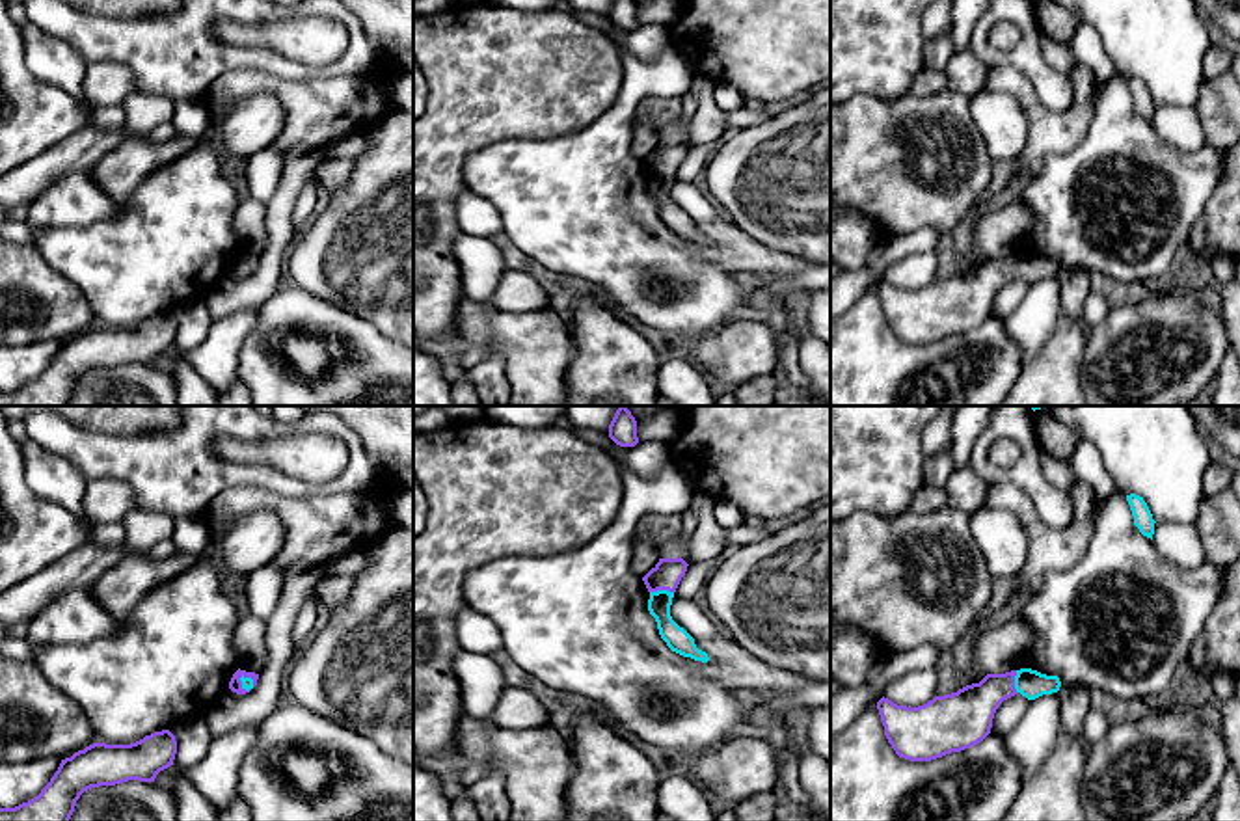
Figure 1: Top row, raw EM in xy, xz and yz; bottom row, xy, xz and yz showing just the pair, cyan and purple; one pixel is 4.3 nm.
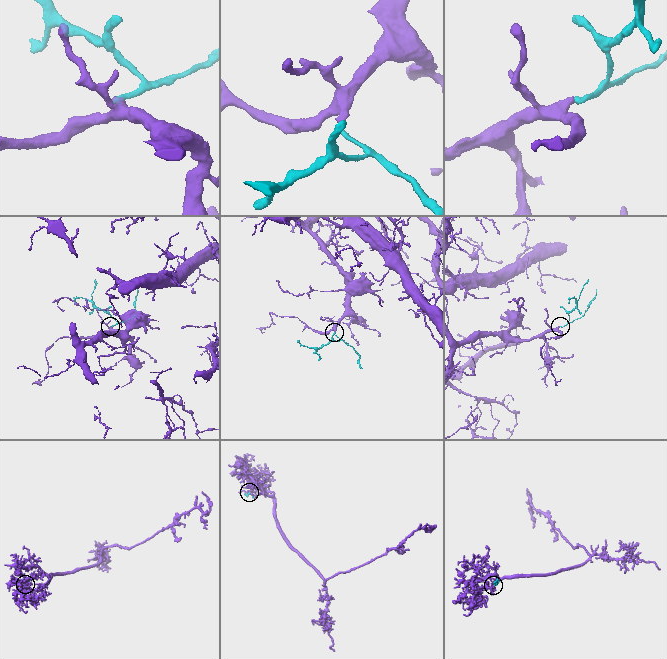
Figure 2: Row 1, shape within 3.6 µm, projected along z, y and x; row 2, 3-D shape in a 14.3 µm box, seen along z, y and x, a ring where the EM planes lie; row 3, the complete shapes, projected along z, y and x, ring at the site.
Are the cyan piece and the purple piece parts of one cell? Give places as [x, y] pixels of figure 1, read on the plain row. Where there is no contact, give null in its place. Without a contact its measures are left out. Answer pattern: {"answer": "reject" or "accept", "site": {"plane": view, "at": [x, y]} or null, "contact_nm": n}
{"answer": "accept", "site": {"plane": "xz", "at": [661, 174]}, "contact_nm": 100}

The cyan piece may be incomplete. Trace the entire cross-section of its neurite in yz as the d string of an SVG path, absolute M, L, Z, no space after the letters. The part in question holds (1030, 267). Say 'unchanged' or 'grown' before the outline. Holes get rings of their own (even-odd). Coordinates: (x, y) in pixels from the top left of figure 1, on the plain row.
grown | M1031 251L987 257L979 266L957 276L935 279L923 289L897 289L888 281L877 285L884 318L899 341L931 344L961 335L983 324L992 311L1000 287L1017 276L1028 283L1058 276L1058 259Z

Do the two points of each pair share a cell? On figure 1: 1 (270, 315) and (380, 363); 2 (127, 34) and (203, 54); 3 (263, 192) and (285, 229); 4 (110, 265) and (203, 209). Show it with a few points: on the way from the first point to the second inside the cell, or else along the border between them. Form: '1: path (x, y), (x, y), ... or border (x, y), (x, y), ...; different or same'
1: path (298, 315), (321, 317), (345, 326), (354, 336); same
2: path (146, 43), (162, 51), (185, 51); same
3: border (283, 159), (278, 188), (265, 203); different
4: path (133, 265), (153, 255), (181, 228); same

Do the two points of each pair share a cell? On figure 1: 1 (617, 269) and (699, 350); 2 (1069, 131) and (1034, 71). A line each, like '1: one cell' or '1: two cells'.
1: two cells
2: two cells

